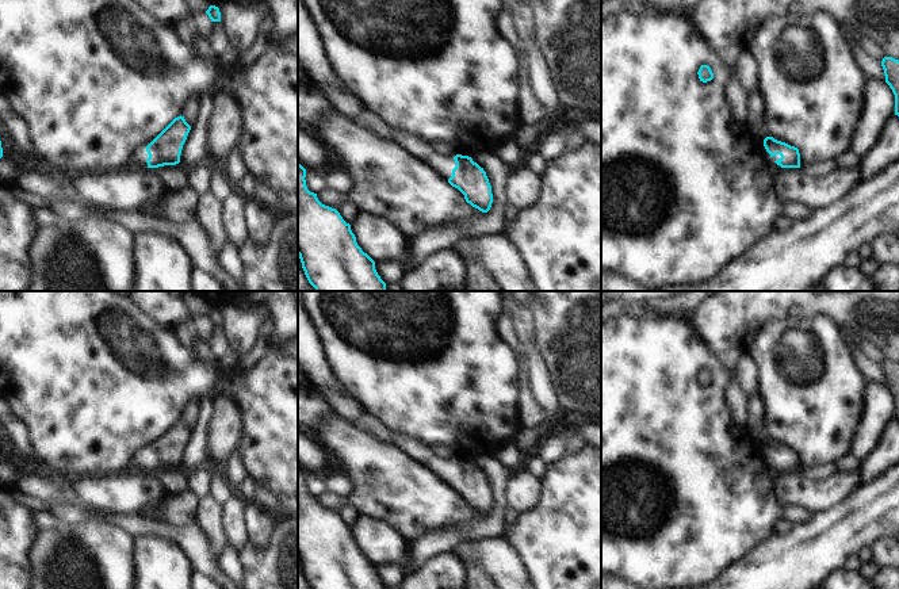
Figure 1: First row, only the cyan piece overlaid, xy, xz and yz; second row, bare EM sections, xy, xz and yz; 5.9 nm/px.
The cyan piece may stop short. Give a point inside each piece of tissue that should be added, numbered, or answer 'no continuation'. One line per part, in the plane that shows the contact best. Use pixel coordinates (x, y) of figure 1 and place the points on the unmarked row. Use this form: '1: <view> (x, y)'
1: xz (419, 452)

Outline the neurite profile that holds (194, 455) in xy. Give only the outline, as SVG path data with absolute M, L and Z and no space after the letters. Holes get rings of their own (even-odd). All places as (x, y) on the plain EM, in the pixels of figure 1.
M198 401L198 417L183 448L179 468L195 470L207 463L207 427L213 416L213 401Z

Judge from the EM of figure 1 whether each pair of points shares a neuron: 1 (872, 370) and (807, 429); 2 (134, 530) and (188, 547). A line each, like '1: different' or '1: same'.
1: different
2: same

